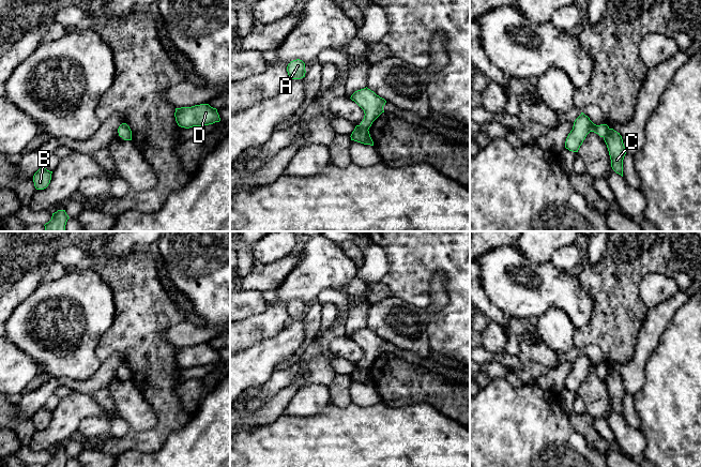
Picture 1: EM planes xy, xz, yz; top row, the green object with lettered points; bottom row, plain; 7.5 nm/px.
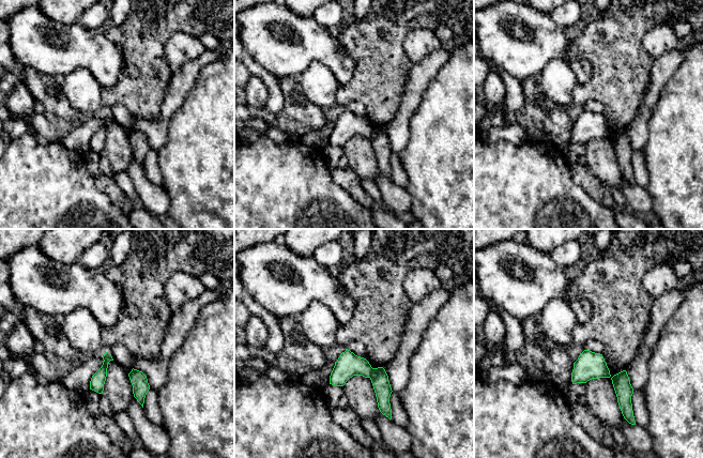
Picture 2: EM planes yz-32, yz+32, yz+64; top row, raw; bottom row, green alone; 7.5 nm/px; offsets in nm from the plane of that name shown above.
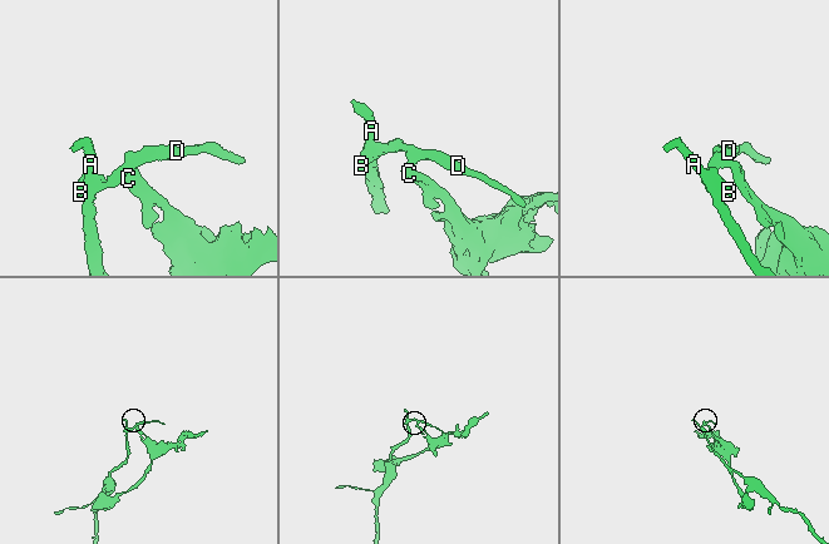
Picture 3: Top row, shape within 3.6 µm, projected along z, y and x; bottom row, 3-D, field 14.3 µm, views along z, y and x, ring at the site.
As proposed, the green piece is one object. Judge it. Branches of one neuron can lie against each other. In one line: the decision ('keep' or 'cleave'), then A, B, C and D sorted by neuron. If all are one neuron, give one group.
cleave; groups A B D / C

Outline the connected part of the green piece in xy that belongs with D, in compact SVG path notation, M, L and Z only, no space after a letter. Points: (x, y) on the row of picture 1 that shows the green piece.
M209 104L176 108L174 117L178 125L185 129L209 125L220 121L217 109Z

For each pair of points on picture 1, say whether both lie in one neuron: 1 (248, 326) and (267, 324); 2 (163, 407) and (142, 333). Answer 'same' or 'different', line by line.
1: same
2: same

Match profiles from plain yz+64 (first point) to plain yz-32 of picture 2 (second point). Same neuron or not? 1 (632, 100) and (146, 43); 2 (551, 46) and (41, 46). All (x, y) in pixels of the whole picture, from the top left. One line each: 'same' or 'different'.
1: same
2: same

